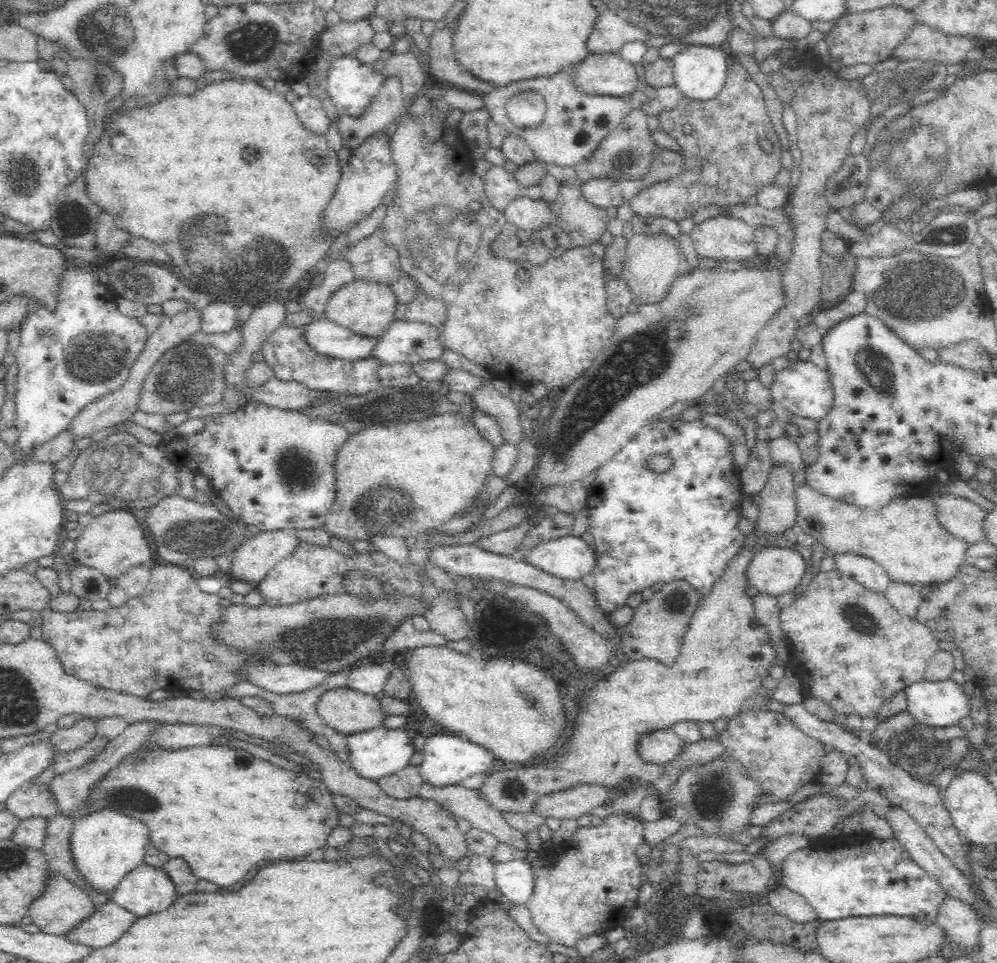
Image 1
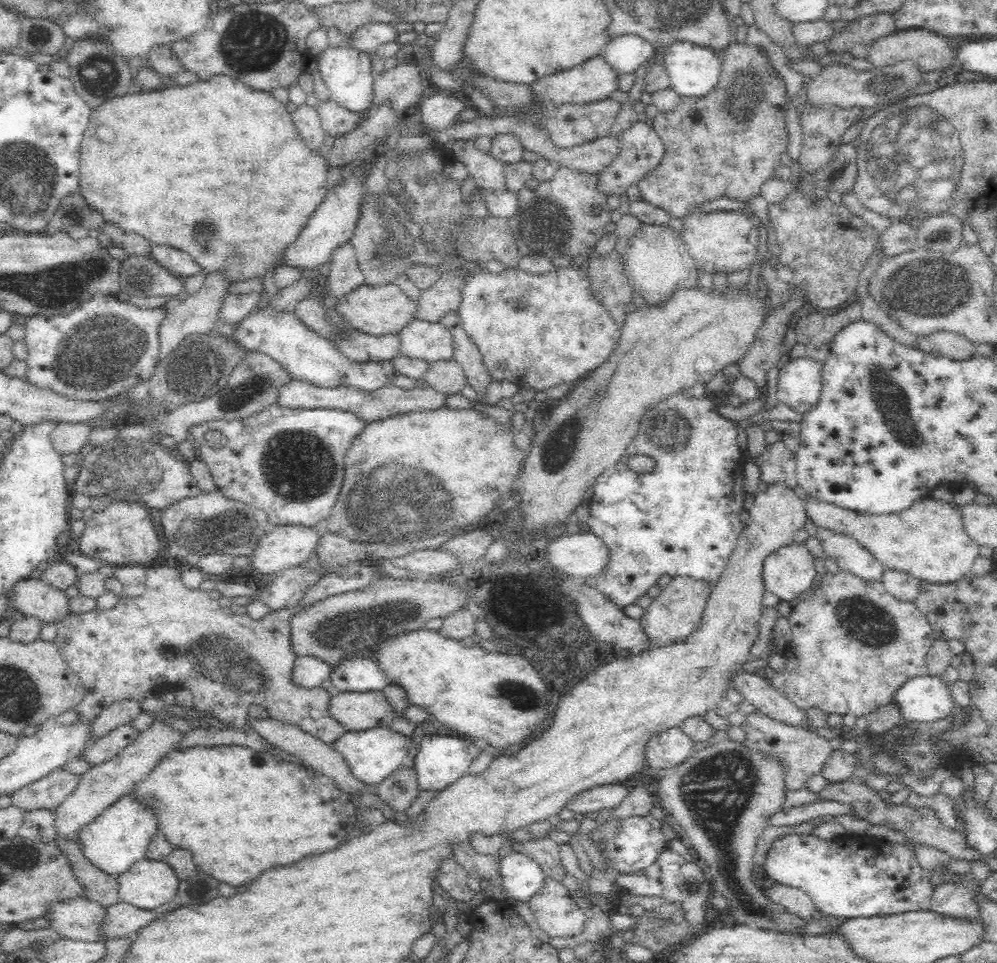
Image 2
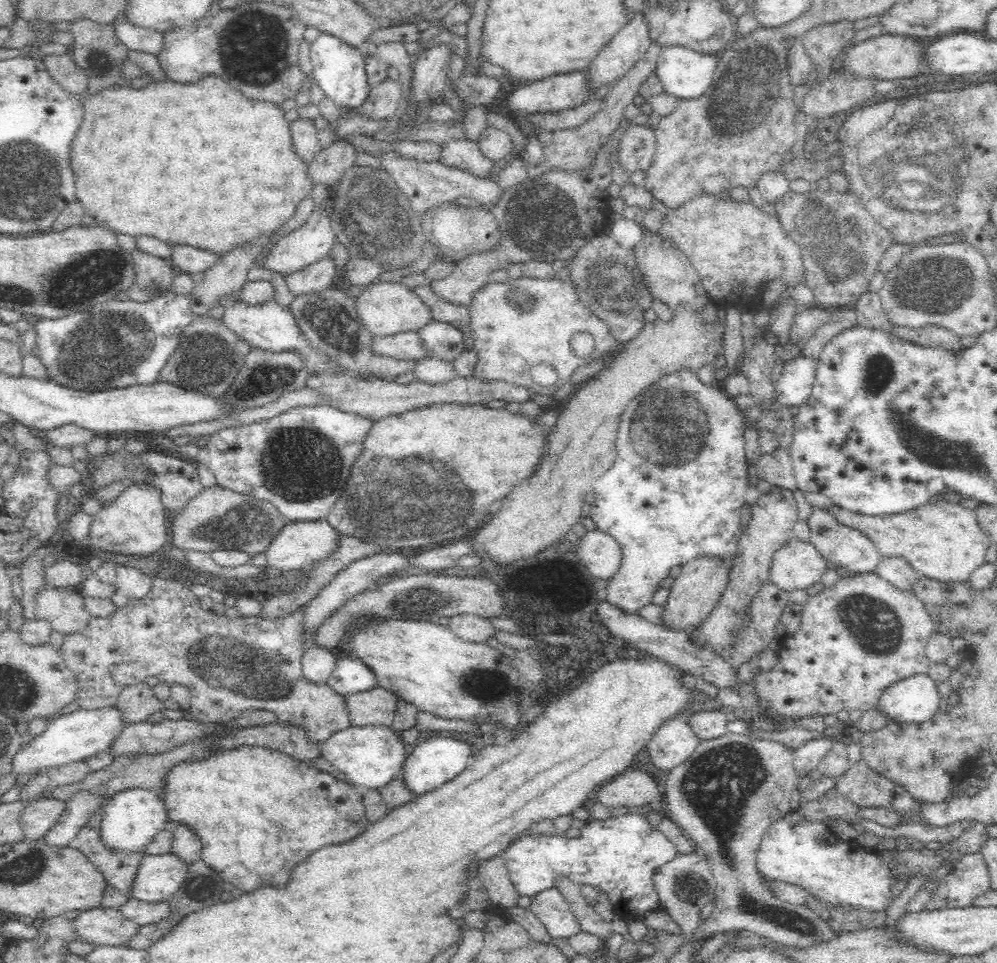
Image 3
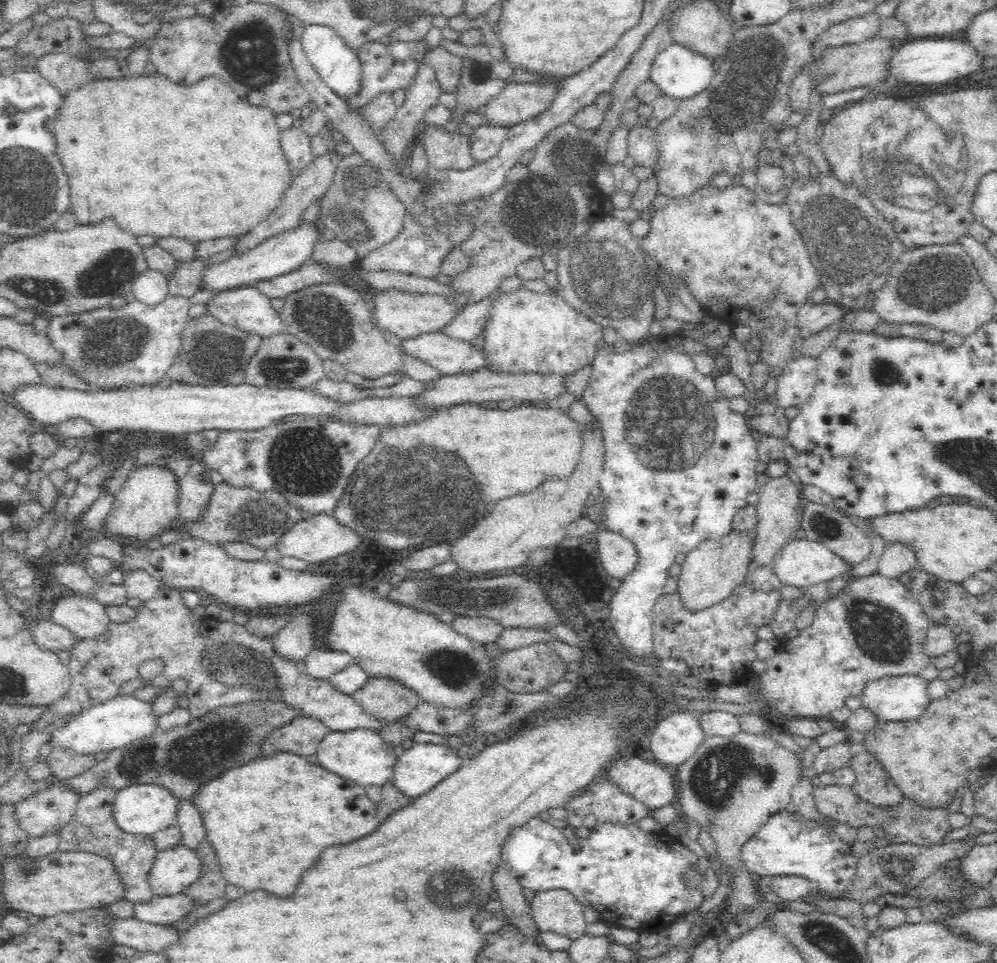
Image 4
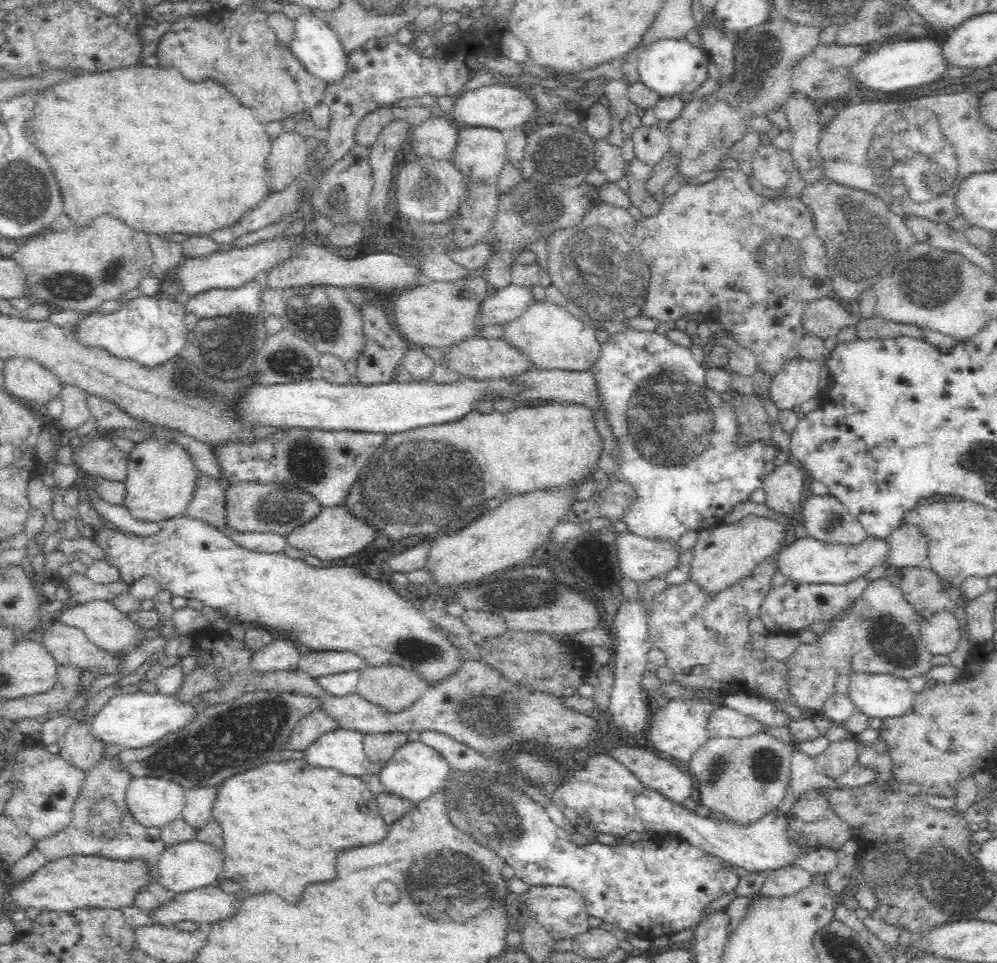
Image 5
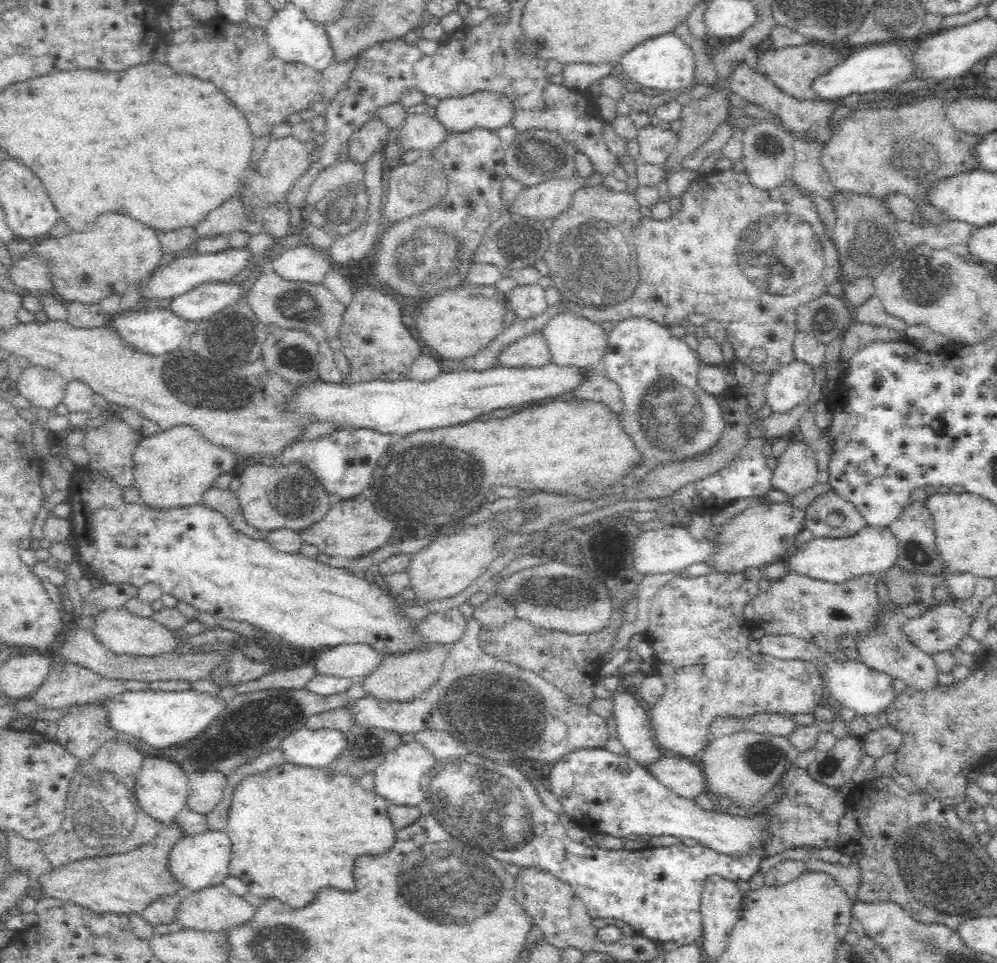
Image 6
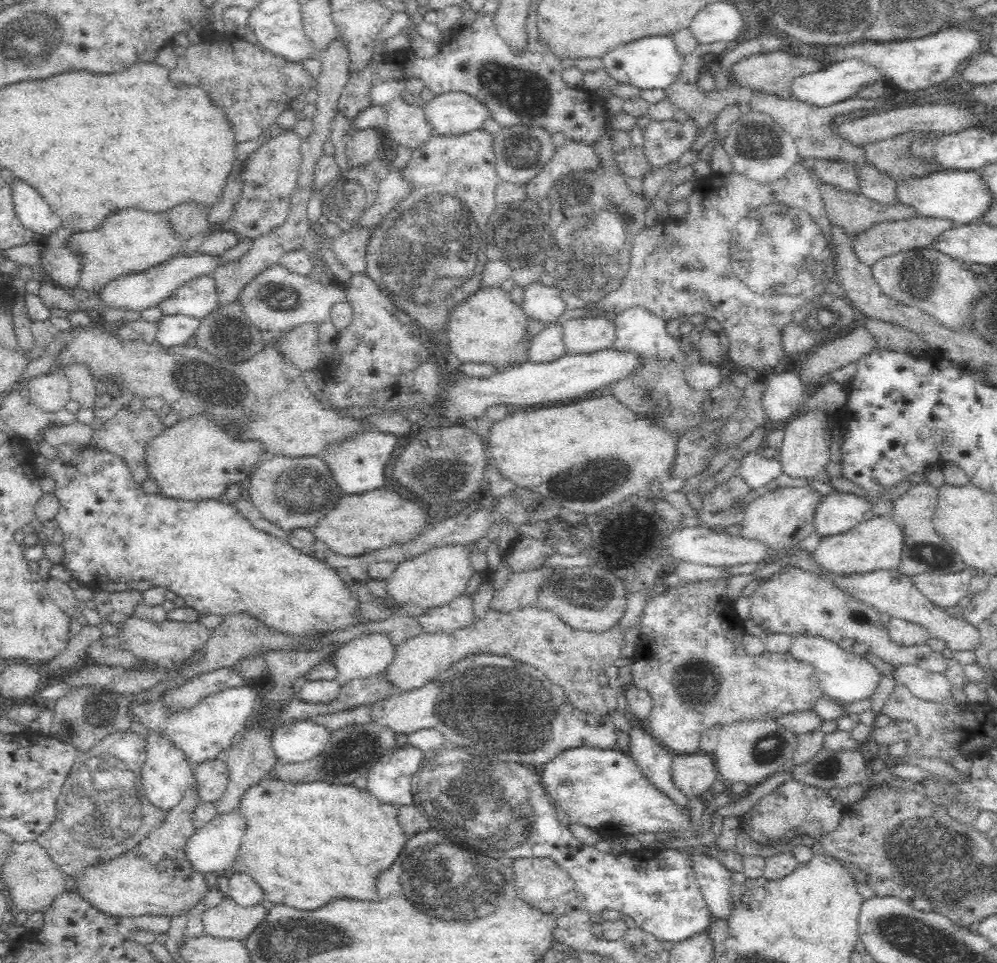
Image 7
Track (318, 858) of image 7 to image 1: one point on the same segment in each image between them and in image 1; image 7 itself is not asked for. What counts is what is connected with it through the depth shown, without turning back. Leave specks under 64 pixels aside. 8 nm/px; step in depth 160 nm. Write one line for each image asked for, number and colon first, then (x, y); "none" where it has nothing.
1: (224, 810)
2: (243, 811)
3: (260, 812)
4: (270, 822)
5: (310, 813)
6: (296, 830)

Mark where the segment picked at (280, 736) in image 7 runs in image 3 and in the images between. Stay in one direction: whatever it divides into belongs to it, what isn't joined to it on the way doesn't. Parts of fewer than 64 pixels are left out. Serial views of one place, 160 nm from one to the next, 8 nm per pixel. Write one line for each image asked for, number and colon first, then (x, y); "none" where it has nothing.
3: (370, 757)
4: (360, 755)
5: (340, 749)
6: (307, 747)

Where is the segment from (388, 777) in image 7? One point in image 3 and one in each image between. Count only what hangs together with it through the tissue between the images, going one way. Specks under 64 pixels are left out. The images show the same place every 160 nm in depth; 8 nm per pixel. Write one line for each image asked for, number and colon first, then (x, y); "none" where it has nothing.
3: (434, 759)
4: (416, 770)
5: (415, 771)
6: (397, 778)

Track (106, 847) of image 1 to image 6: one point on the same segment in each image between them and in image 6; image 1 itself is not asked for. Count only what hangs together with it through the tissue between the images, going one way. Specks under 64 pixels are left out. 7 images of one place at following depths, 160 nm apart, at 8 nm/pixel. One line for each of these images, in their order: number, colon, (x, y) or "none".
2: (118, 838)
3: (133, 817)
4: (145, 809)
5: (154, 800)
6: (161, 786)

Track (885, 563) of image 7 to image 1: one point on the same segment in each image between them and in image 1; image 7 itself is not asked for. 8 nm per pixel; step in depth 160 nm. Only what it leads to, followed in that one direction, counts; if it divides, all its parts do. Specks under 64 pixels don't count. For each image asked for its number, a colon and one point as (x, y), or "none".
1: (778, 570)
2: (789, 571)
3: (797, 565)
4: (801, 562)
5: (808, 560)
6: (873, 550)

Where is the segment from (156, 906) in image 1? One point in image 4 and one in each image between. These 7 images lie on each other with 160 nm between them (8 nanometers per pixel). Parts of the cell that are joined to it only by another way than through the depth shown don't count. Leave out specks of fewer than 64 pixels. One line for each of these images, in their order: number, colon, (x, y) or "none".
2: (147, 884)
3: (161, 875)
4: (175, 869)

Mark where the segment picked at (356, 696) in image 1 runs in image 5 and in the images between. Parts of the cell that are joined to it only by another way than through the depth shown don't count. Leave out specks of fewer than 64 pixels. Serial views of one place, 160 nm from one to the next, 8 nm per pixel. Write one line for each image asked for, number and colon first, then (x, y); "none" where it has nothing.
2: (355, 710)
3: (376, 706)
4: (388, 699)
5: (395, 687)

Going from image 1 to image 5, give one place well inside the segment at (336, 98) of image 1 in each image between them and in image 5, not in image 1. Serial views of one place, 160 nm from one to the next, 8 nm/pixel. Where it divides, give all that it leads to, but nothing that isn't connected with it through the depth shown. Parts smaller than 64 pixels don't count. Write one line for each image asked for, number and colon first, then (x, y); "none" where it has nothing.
2: (346, 71)
3: (339, 69)
4: (338, 66)
5: (313, 42)

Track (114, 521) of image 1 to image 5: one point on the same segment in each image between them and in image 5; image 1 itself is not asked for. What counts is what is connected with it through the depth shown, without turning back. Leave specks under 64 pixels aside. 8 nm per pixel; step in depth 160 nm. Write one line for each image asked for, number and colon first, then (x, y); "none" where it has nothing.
2: (123, 533)
3: (134, 523)
4: (147, 503)
5: (162, 476)

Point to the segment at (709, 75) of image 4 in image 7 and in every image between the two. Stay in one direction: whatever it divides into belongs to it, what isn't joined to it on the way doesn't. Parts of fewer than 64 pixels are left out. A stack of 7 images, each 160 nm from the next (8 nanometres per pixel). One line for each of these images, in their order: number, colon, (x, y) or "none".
5: (670, 67)
6: (665, 62)
7: (652, 62)

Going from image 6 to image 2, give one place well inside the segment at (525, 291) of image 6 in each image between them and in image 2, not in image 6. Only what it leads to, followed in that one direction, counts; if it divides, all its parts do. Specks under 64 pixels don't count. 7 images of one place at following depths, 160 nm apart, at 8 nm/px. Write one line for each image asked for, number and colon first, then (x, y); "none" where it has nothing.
2: (426, 340)
3: (446, 340)
4: (472, 320)
5: (509, 303)

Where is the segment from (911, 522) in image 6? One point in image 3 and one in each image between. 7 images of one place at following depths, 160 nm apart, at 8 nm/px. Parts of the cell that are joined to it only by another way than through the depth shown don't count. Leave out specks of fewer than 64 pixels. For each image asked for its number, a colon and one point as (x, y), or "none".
3: (897, 570)
4: (898, 557)
5: (909, 546)

